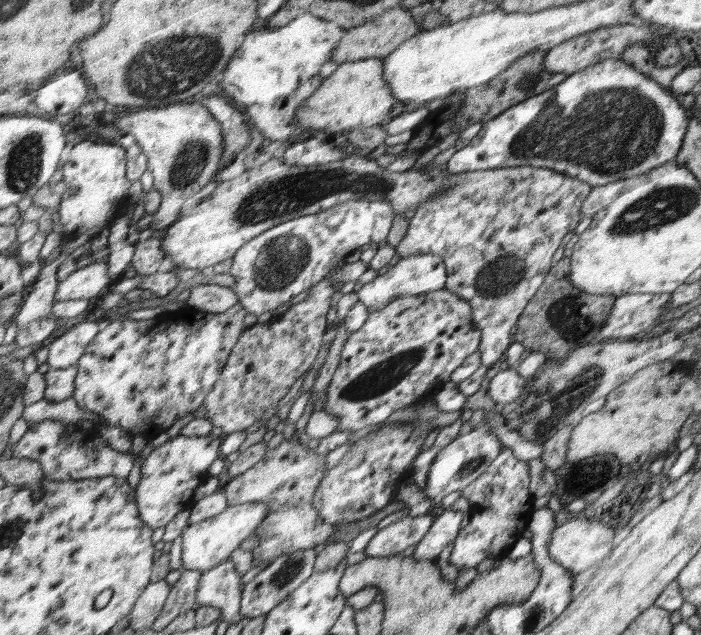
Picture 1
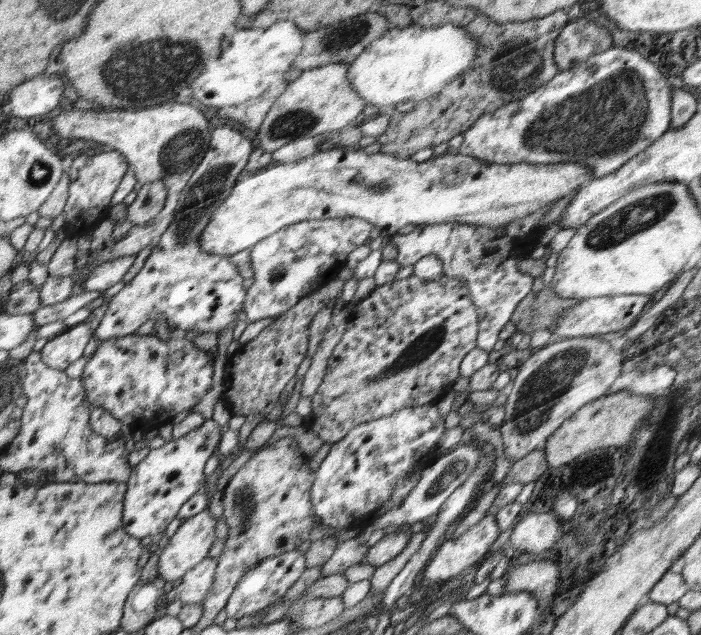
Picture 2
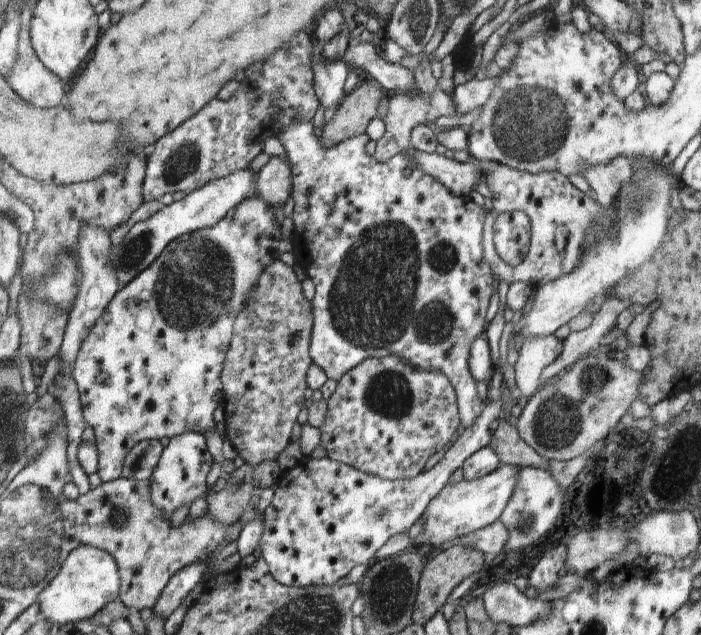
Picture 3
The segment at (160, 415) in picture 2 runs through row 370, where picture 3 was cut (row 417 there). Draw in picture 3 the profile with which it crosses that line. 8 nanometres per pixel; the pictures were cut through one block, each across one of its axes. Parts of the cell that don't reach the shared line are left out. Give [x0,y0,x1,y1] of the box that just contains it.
[71,195,282,483]

